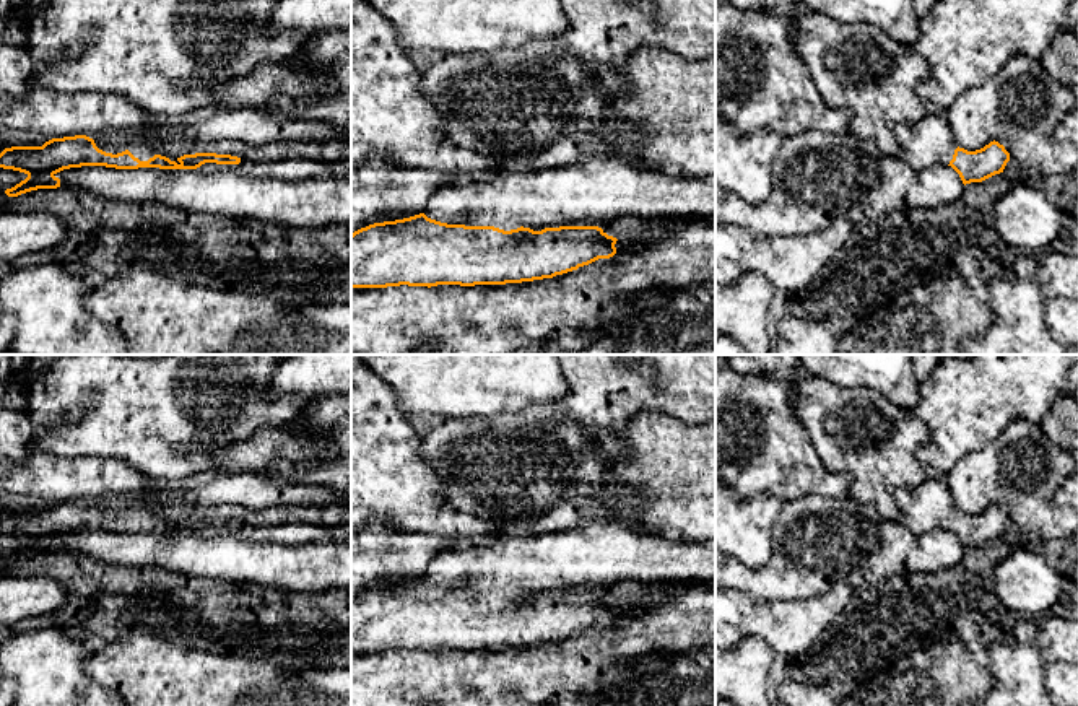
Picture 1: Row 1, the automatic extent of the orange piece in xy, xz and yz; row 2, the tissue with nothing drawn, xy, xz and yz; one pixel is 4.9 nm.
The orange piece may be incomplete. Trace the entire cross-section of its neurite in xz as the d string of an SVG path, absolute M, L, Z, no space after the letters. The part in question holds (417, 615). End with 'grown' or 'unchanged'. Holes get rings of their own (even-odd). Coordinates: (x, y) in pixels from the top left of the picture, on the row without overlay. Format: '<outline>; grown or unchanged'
M597 521L579 529L541 534L533 538L501 537L489 545L470 545L439 553L419 579L374 587L354 595L351 599L351 652L475 651L553 643L598 623L613 621L618 604L602 592L626 582L685 586L686 589L711 587L715 582L715 560L711 548L702 543L632 530L618 521Z; grown

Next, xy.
M216 473L192 488L163 488L150 503L127 498L75 499L52 503L42 511L11 511L0 517L0 532L24 537L28 542L11 553L8 561L37 553L57 553L57 537L81 530L106 530L115 534L193 534L205 540L239 537L255 543L307 545L335 540L345 527L322 524L276 524L254 527L231 519L195 517L180 522L164 521L159 506L187 503L197 508L234 506L262 511L270 506L319 506L346 503L330 488L319 485L288 483L262 478L254 473Z; grown

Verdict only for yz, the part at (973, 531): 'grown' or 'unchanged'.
grown

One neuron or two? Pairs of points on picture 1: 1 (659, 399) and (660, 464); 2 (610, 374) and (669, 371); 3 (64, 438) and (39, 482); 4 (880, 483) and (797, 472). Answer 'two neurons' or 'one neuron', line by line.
1: two neurons
2: one neuron
3: two neurons
4: two neurons

